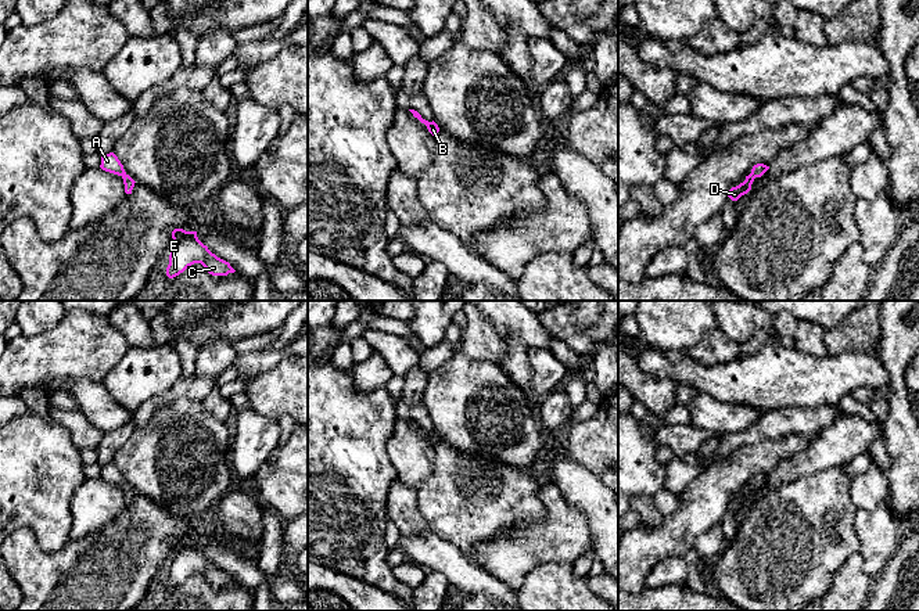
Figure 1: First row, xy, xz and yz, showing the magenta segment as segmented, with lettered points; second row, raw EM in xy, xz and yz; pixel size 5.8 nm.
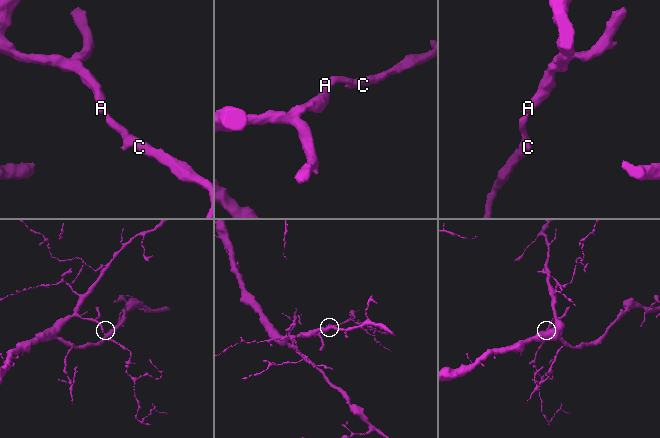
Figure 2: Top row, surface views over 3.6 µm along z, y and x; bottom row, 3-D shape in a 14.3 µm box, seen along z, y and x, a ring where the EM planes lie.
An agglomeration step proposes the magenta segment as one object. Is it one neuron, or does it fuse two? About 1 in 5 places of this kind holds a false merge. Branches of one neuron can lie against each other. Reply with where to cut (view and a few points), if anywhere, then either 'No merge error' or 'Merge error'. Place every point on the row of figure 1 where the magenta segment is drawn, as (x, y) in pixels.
No split. No merge error

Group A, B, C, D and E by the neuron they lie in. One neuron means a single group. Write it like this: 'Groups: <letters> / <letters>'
Groups: A B C D E

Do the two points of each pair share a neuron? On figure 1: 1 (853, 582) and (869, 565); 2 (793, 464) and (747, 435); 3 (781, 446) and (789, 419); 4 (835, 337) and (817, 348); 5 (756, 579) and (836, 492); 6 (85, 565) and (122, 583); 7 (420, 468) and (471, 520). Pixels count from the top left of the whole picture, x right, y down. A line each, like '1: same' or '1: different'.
1: different
2: different
3: different
4: different
5: same
6: same
7: different

